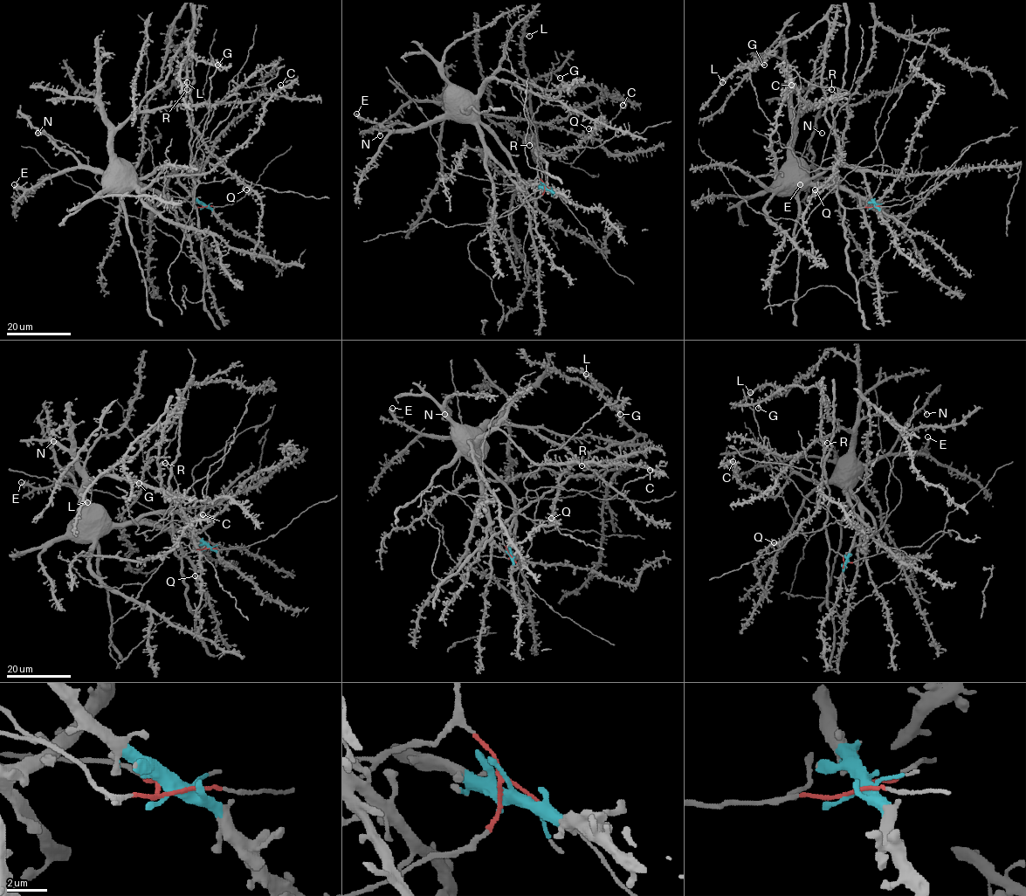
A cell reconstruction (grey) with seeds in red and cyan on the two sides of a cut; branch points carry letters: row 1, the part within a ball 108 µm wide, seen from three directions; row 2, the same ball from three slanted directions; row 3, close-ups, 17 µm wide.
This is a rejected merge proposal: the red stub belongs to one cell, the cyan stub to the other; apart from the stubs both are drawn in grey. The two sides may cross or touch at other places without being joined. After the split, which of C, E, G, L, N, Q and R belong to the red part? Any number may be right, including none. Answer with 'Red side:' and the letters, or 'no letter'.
Red side: G, L, Q, R

